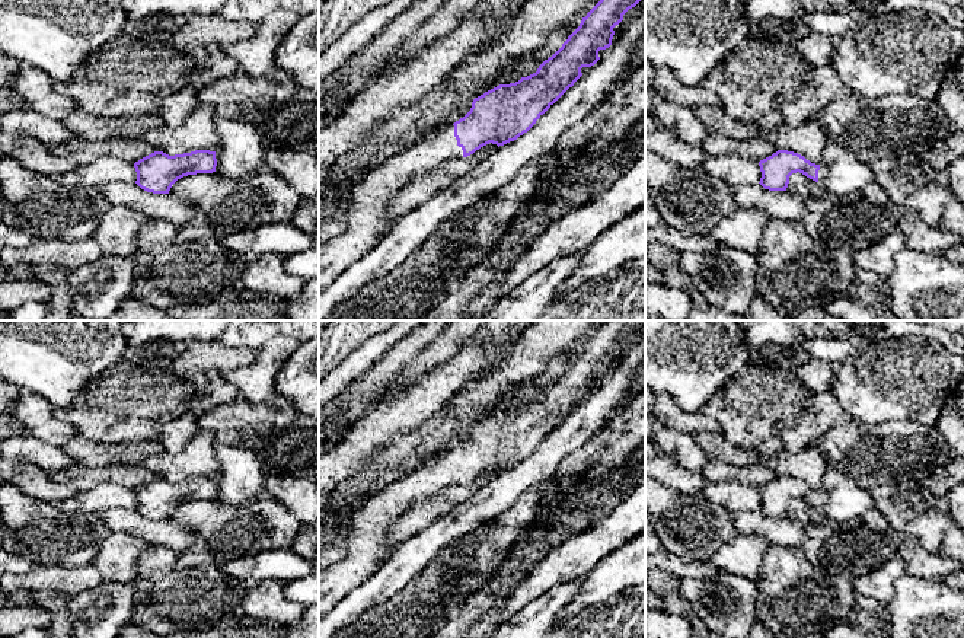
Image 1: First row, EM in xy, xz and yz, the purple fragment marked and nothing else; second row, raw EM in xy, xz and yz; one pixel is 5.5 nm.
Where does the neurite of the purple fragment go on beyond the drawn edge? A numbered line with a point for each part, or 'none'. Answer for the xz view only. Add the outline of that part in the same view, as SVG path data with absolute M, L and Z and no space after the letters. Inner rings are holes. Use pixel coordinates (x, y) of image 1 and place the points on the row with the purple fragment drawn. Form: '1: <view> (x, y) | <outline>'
1: xz (366, 225) | M451 124L376 166L360 181L349 198L345 230L319 242L319 294L395 227L398 220L384 220L384 208L395 194L411 178L456 157L463 157L463 150Z

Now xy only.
none

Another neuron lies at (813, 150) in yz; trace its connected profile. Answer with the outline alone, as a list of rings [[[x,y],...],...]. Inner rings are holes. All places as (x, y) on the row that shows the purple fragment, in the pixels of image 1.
[[[814,121],[798,127],[781,124],[776,130],[765,135],[778,150],[788,150],[804,156],[815,165],[823,163],[823,150],[829,141],[827,134]]]

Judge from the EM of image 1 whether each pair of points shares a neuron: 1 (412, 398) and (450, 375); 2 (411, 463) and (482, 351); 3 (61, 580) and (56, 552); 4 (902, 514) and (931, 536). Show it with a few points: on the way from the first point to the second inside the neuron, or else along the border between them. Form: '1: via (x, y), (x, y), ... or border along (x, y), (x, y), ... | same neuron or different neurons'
1: via (421, 398), (427, 396), (441, 383) | same neuron
2: border along (479, 370), (443, 407) | different neurons
3: border along (92, 562), (70, 567), (37, 565) | different neurons
4: via (909, 514), (923, 529) | same neuron

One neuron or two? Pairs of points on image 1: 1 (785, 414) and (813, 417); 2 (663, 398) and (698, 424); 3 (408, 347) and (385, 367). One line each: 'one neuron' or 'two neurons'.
1: two neurons
2: one neuron
3: one neuron

